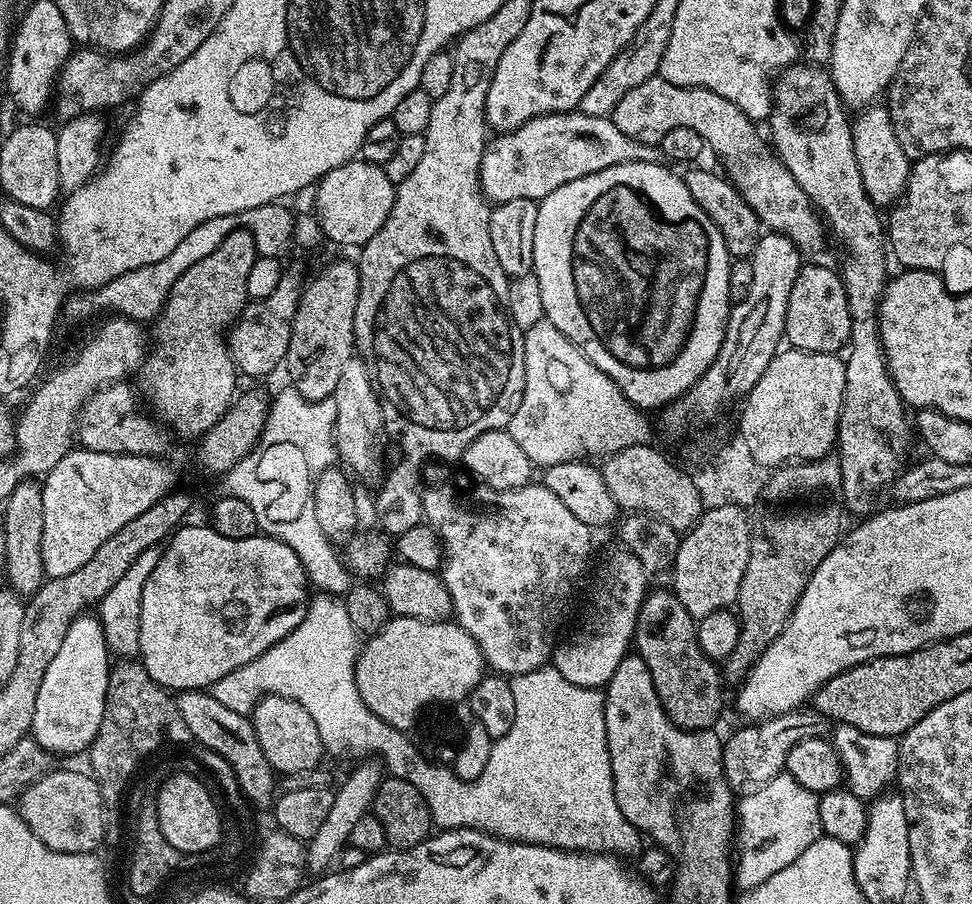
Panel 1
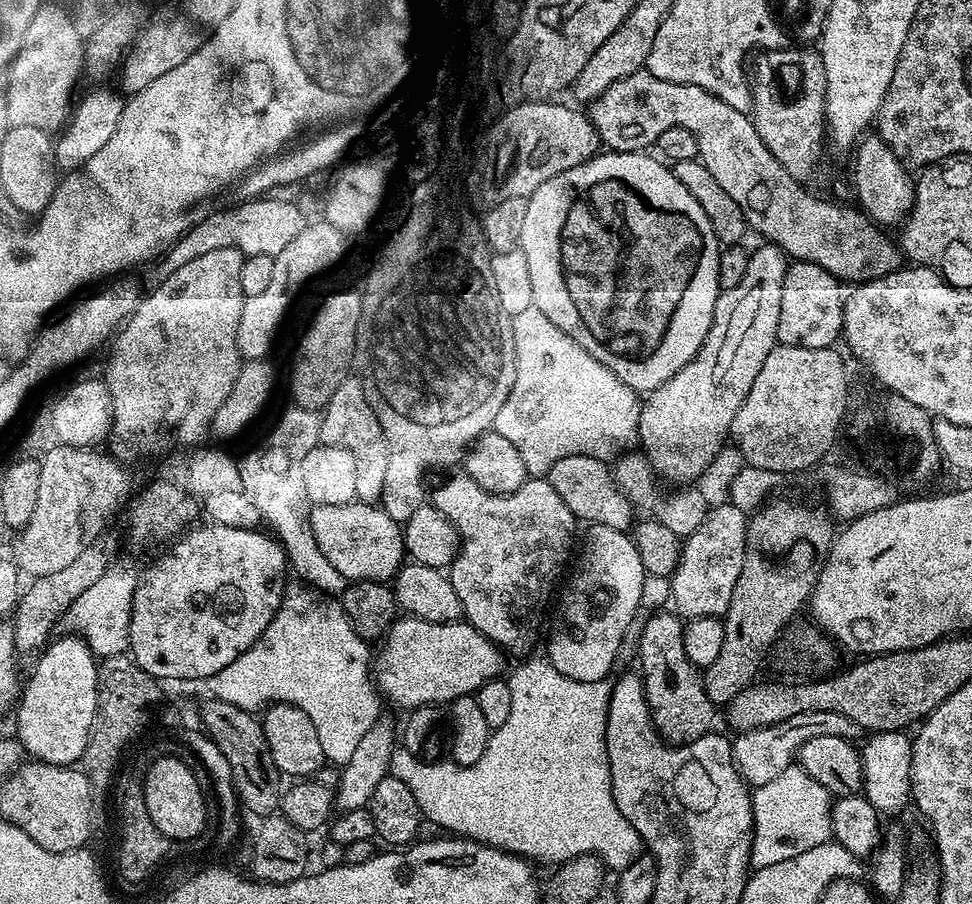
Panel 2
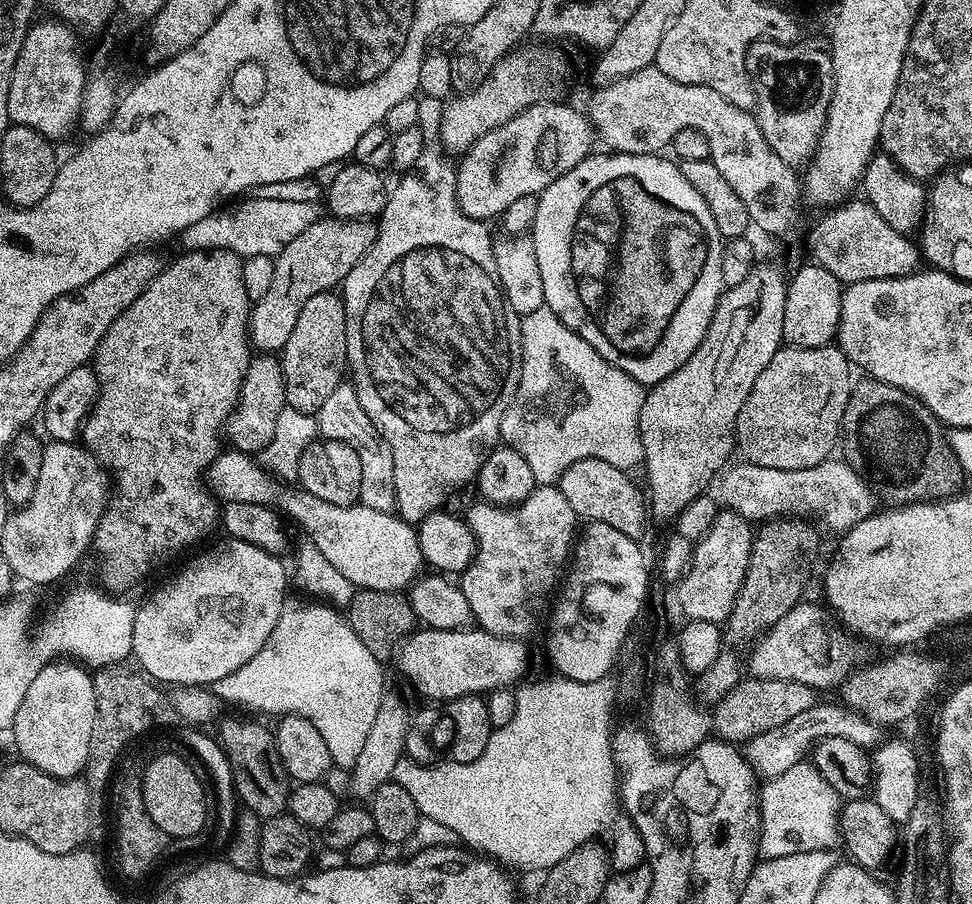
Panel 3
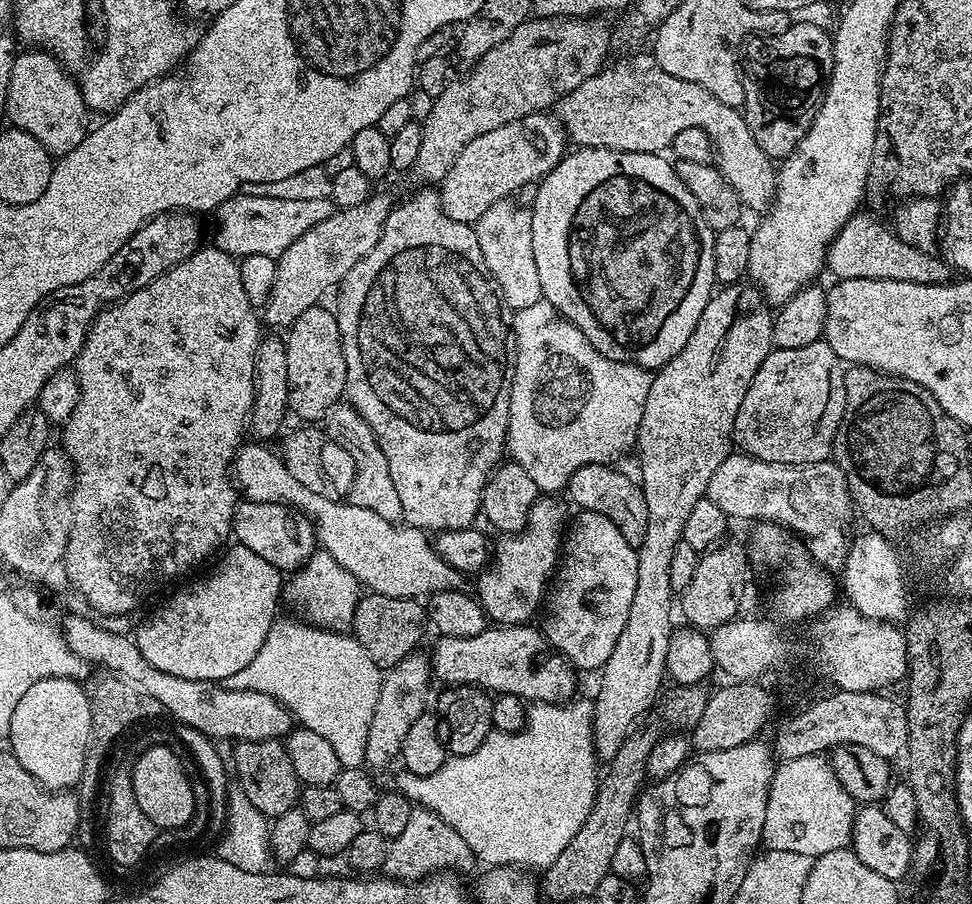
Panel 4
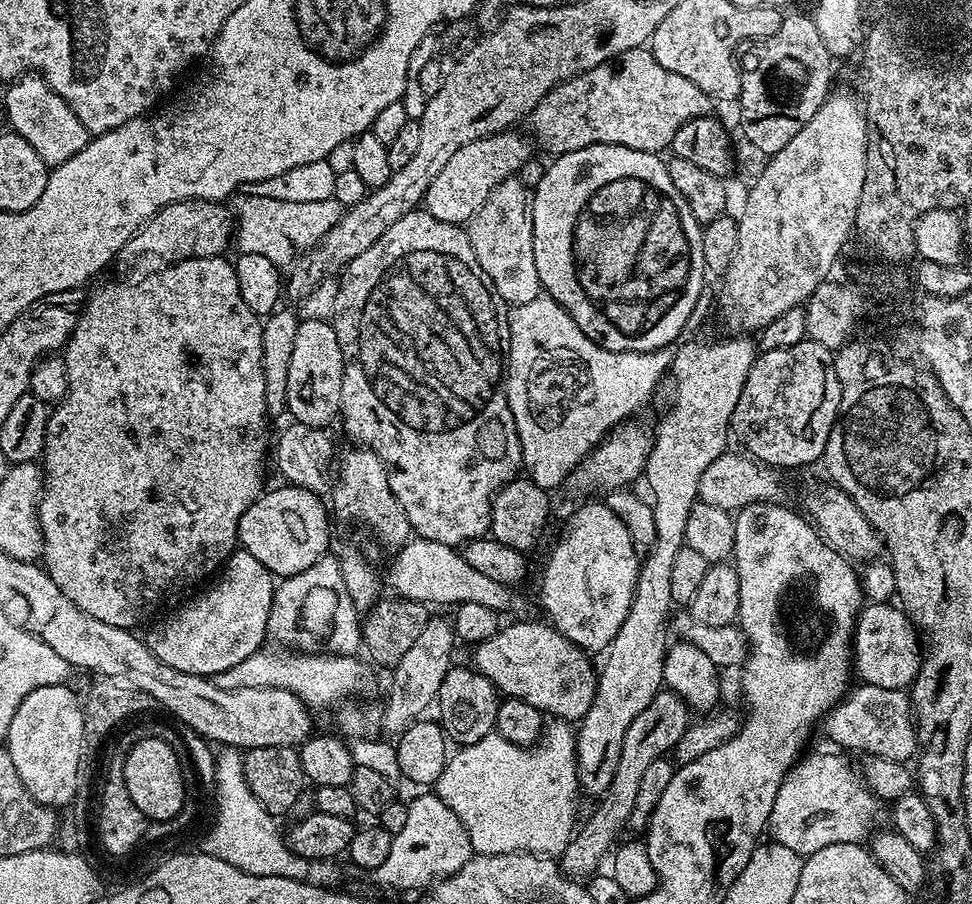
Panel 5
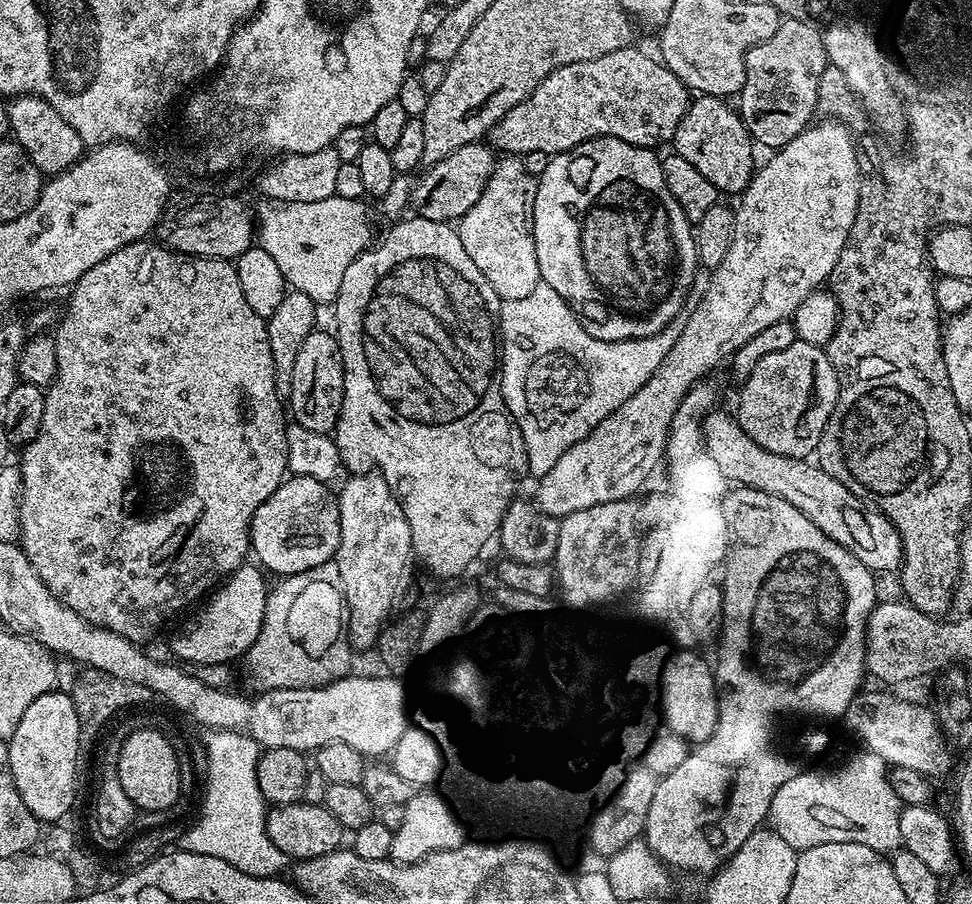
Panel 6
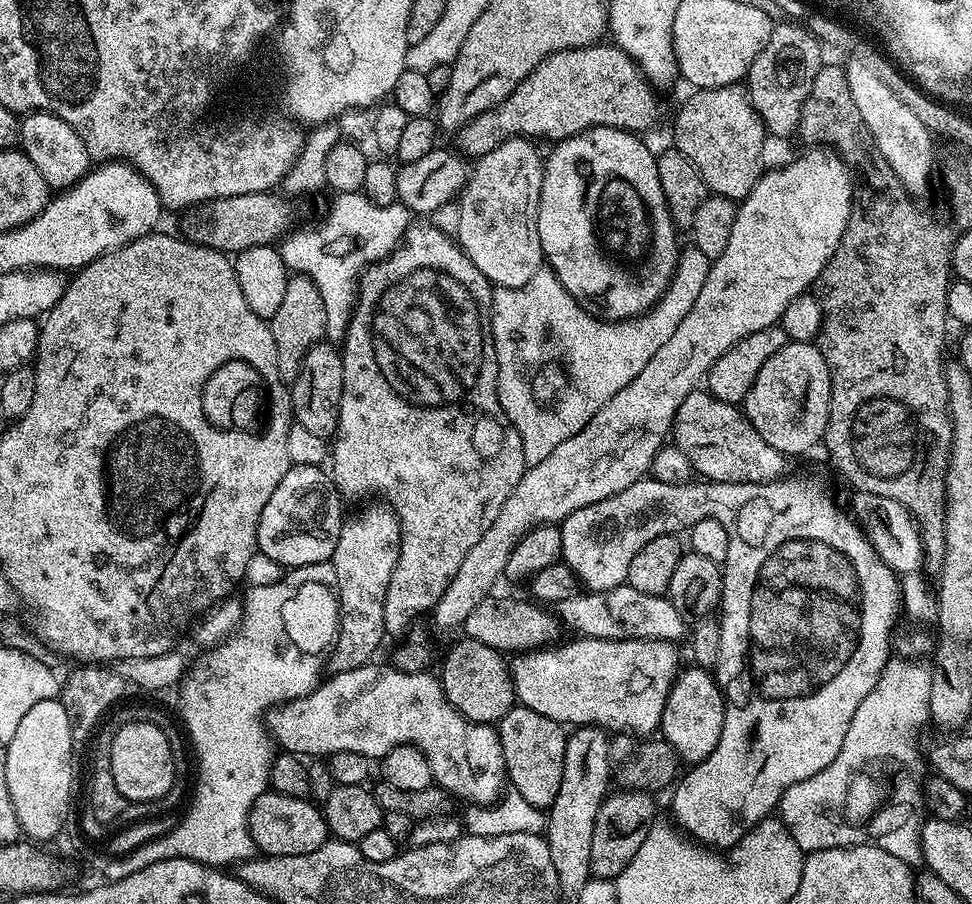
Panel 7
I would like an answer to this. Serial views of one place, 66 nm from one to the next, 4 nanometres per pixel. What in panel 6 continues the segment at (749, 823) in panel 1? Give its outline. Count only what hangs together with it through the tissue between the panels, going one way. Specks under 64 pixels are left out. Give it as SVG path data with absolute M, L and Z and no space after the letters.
M859 750L848 761L845 762L841 768L828 768L825 772L804 772L804 770L797 771L794 778L790 778L790 782L786 782L786 786L782 786L782 790L778 790L778 794L774 794L774 802L772 803L772 810L770 813L770 828L771 831L776 832L782 838L782 842L786 842L792 848L795 848L797 853L810 850L814 846L826 846L826 842L862 842L866 846L870 846L875 852L883 852L885 854L892 854L901 847L902 839L900 836L900 810L901 802L898 794L892 788L892 781L890 779L889 765L885 764L884 760L867 750Z

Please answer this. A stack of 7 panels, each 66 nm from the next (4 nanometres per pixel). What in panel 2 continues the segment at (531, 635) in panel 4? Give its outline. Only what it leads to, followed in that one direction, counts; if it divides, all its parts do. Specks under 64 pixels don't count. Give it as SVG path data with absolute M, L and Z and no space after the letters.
M415 618L405 619L403 622L395 625L394 631L390 632L386 638L386 645L380 652L380 676L378 672L378 692L381 697L386 698L392 704L408 704L407 706L441 706L440 704L447 705L449 701L458 696L473 695L481 686L484 685L486 680L497 679L501 675L500 672L500 656L502 657L501 649L495 647L491 640L484 639L481 632L475 632L472 625L467 622L457 622L454 624L425 624Z

